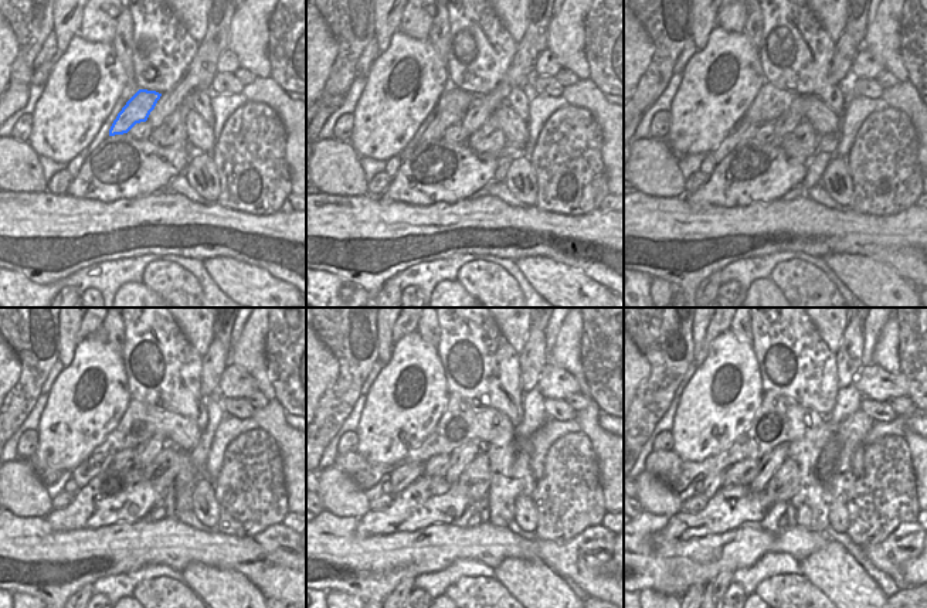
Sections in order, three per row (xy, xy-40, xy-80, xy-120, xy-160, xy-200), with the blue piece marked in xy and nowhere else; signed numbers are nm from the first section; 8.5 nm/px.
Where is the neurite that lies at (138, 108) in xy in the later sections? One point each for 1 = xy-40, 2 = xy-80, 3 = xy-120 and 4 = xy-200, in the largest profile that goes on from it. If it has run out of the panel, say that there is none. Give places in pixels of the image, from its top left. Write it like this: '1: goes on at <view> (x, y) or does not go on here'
1: goes on at xy-40 (444, 119)
2: goes on at xy-80 (743, 132)
3: goes on at xy-120 (95, 464)
4: goes on at xy-200 (712, 483)

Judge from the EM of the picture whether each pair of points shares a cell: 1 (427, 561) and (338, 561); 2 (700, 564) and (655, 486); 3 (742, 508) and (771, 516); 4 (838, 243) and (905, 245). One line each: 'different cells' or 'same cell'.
1: same cell
2: different cells
3: different cells
4: same cell

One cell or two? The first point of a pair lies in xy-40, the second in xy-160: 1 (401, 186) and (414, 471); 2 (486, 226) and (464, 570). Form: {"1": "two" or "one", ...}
{"1": "two", "2": "two"}

